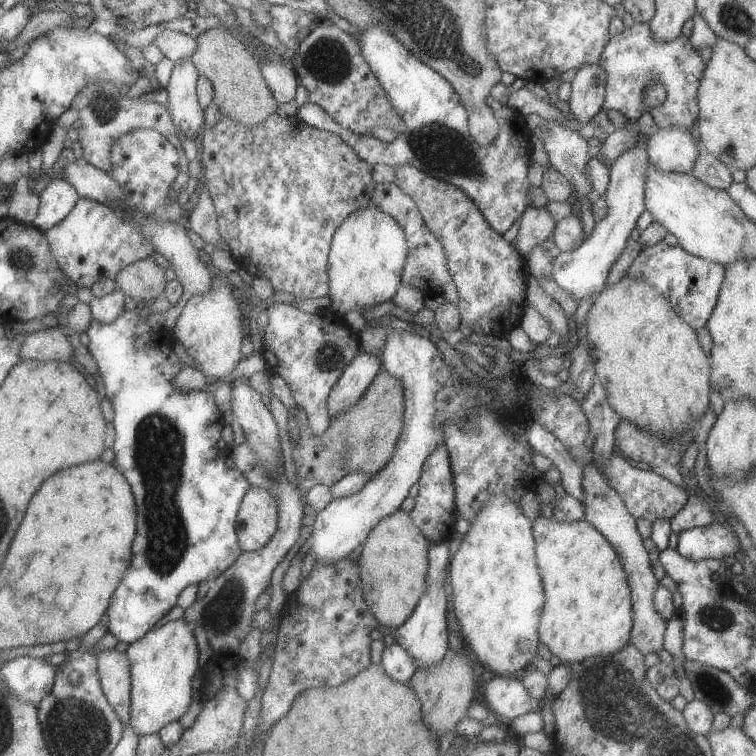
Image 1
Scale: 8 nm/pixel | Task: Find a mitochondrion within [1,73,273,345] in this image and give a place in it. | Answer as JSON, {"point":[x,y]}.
{"point":[105,105]}

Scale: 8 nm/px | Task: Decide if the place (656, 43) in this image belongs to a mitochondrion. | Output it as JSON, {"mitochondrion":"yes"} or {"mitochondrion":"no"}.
{"mitochondrion":"no"}

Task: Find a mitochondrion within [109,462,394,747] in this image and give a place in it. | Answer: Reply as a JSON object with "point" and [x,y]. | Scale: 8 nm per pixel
{"point":[222,614]}

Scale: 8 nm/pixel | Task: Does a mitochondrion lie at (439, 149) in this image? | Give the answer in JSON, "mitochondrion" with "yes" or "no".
{"mitochondrion":"yes"}

